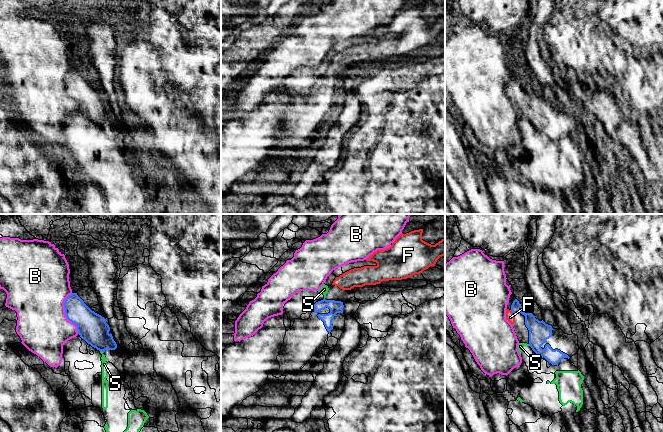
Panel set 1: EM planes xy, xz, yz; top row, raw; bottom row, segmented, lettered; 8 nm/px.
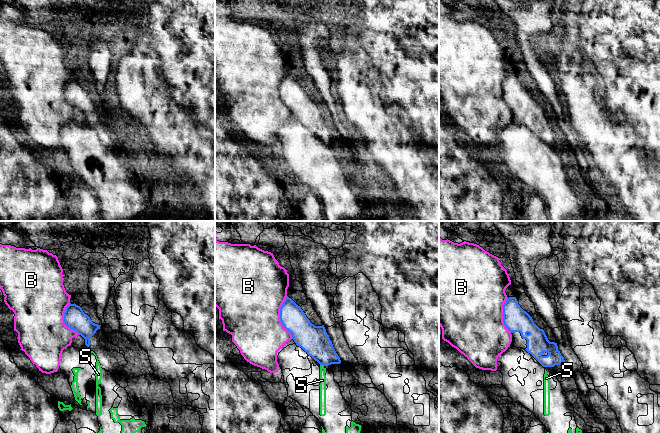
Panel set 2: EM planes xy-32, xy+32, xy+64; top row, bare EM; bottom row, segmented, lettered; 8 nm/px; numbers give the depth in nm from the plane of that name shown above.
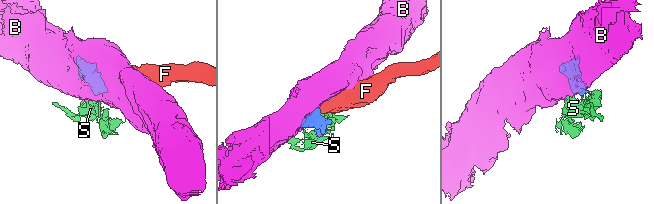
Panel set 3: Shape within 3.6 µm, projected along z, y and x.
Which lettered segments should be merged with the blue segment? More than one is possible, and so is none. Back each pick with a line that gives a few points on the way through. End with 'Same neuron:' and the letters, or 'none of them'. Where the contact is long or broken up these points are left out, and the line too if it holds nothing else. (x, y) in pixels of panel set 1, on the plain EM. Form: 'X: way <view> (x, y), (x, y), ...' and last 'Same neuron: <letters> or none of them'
F: way yz (537, 105), (520, 86), (512, 88), (510, 93)
Same neuron: F

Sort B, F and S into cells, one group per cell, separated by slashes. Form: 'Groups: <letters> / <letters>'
Groups: B / F / S

